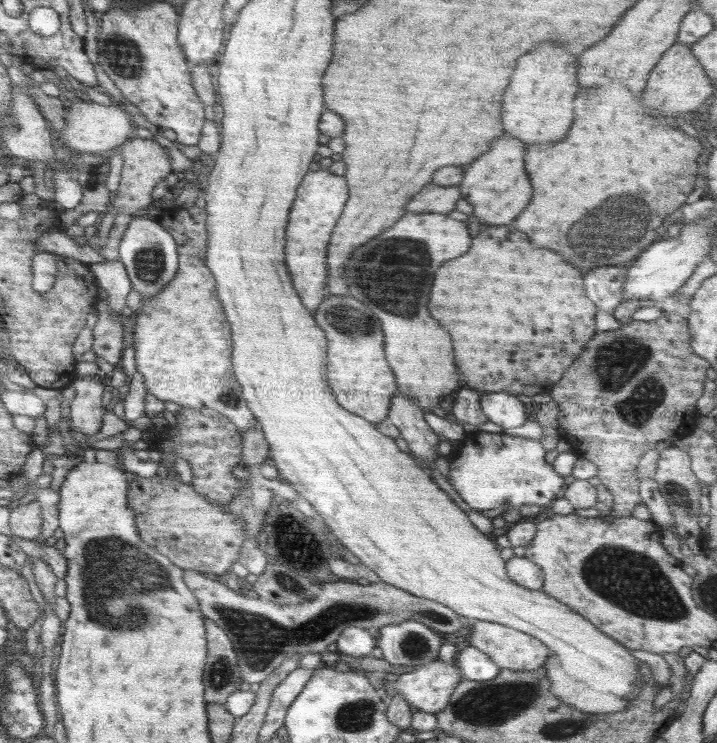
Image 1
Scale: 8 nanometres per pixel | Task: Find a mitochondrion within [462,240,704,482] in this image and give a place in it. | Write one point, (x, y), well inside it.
(622, 367)

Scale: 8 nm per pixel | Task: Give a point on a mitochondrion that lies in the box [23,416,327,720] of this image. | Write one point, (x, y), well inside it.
(117, 576)

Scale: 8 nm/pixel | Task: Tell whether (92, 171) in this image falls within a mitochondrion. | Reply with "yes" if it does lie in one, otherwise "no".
yes

